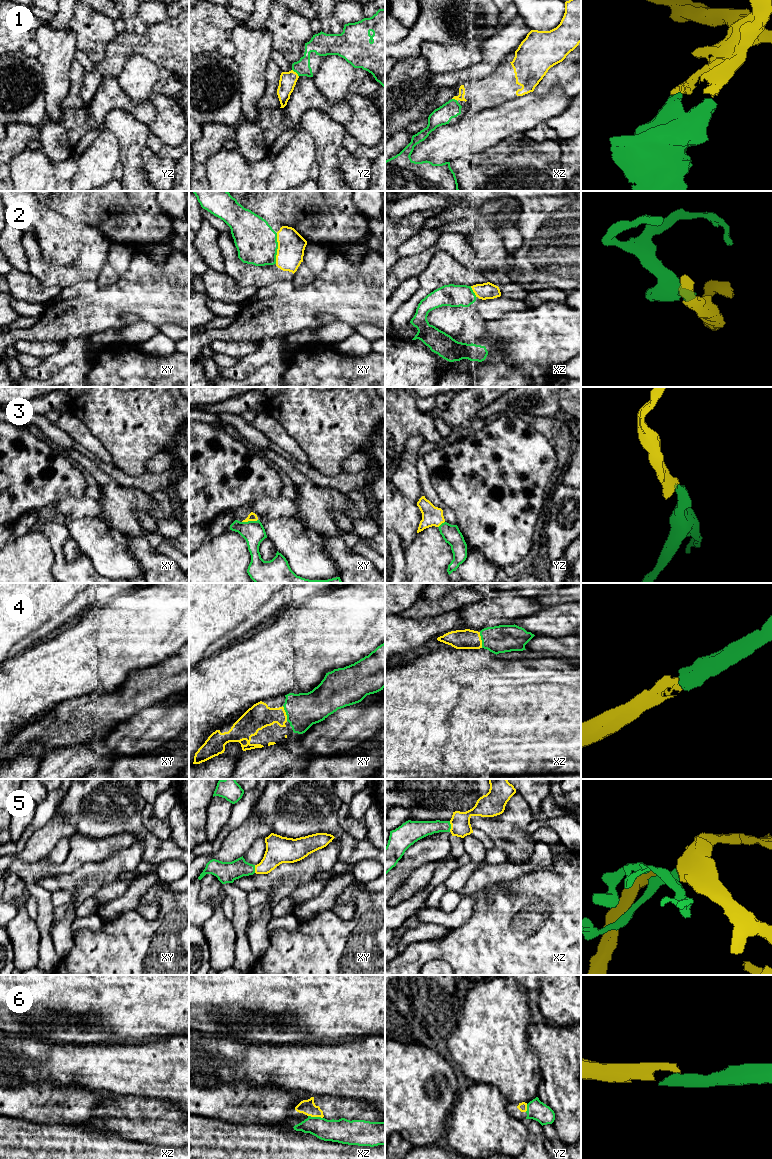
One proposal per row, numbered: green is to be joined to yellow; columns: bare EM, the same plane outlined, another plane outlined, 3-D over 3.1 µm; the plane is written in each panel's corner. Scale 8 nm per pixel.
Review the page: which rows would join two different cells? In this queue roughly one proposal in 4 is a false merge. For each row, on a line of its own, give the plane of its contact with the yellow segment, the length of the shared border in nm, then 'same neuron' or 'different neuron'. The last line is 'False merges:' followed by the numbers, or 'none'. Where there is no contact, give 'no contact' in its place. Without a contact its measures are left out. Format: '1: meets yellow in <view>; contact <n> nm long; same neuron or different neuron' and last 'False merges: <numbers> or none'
1: meets yellow in yz; contact 80 nm long; same neuron
2: meets yellow in xy; contact 240 nm long; same neuron
3: meets yellow in xy; contact 130 nm long; same neuron
4: meets yellow in xz; contact 130 nm long; same neuron
5: meets yellow in xz; contact 90 nm long; same neuron
6: meets yellow in xz; contact 120 nm long; same neuron
False merges: none

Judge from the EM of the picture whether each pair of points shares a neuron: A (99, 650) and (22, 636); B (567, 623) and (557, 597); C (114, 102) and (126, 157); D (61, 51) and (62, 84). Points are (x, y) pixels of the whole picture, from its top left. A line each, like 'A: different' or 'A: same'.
A: different
B: different
C: different
D: same

